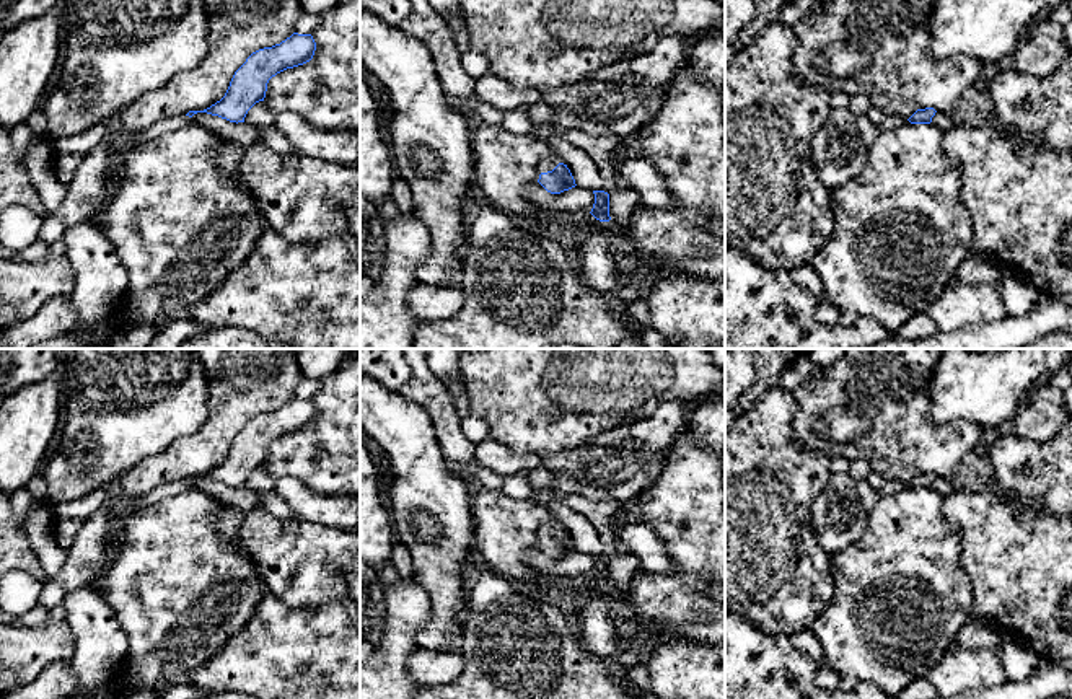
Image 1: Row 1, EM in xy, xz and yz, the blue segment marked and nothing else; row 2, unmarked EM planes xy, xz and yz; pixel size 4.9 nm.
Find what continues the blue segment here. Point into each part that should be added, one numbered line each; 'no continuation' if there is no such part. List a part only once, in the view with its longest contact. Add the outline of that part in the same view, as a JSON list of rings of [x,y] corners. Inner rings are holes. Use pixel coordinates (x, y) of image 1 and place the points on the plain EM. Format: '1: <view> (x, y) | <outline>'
1: xz (546, 530) | [[[554,520],[554,521],[551,521],[551,523],[544,523],[544,525],[538,530],[538,536],[539,536],[539,538],[552,536],[559,528],[560,528],[560,521],[557,521],[557,520]]]

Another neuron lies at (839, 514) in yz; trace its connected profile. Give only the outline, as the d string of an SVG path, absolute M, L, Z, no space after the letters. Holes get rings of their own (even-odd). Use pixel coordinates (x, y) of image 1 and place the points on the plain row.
M833 474L811 503L811 530L818 546L831 557L855 543L880 497L865 479Z

